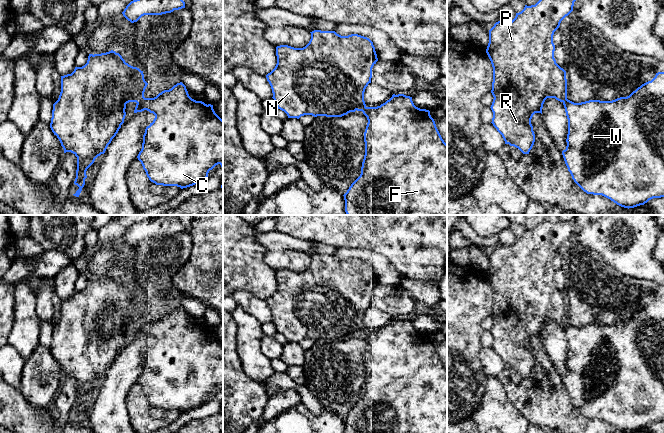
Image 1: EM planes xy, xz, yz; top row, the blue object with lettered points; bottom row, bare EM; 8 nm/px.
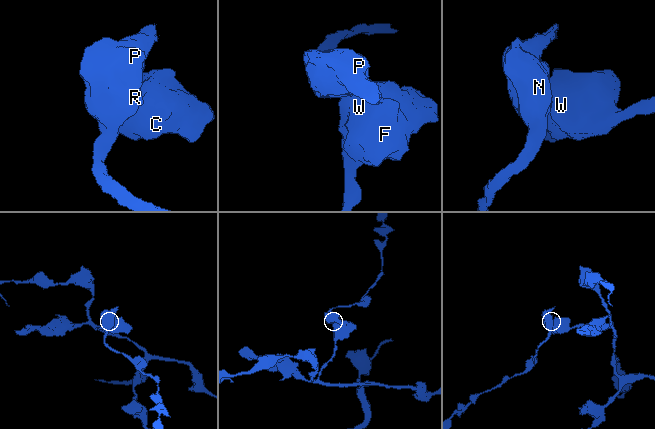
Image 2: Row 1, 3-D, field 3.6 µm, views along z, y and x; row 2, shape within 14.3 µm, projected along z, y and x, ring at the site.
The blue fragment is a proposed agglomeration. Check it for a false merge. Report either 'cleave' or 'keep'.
cleave

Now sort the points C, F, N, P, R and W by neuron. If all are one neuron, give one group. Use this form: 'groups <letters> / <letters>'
groups C F W / N P R

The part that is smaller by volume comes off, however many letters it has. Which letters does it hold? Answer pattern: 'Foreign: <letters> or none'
Foreign: N, P, R

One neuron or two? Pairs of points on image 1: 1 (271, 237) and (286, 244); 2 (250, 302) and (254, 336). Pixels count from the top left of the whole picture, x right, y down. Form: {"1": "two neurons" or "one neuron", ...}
{"1": "one neuron", "2": "two neurons"}

